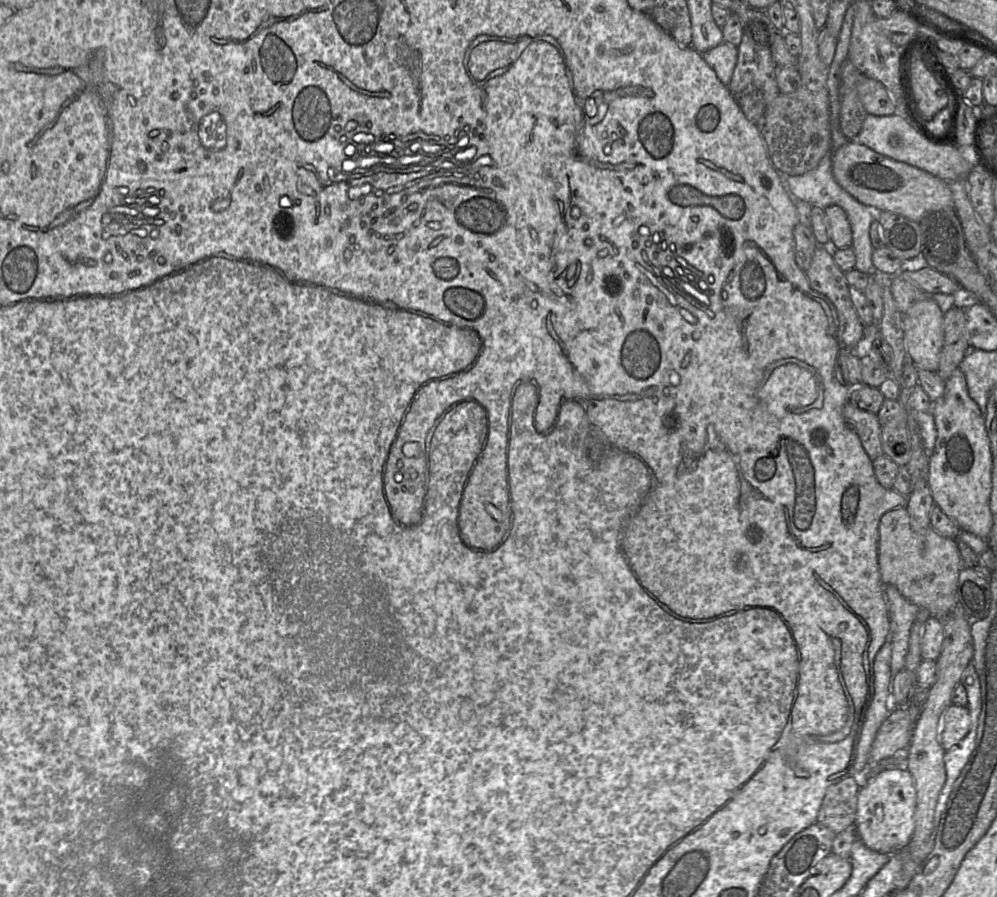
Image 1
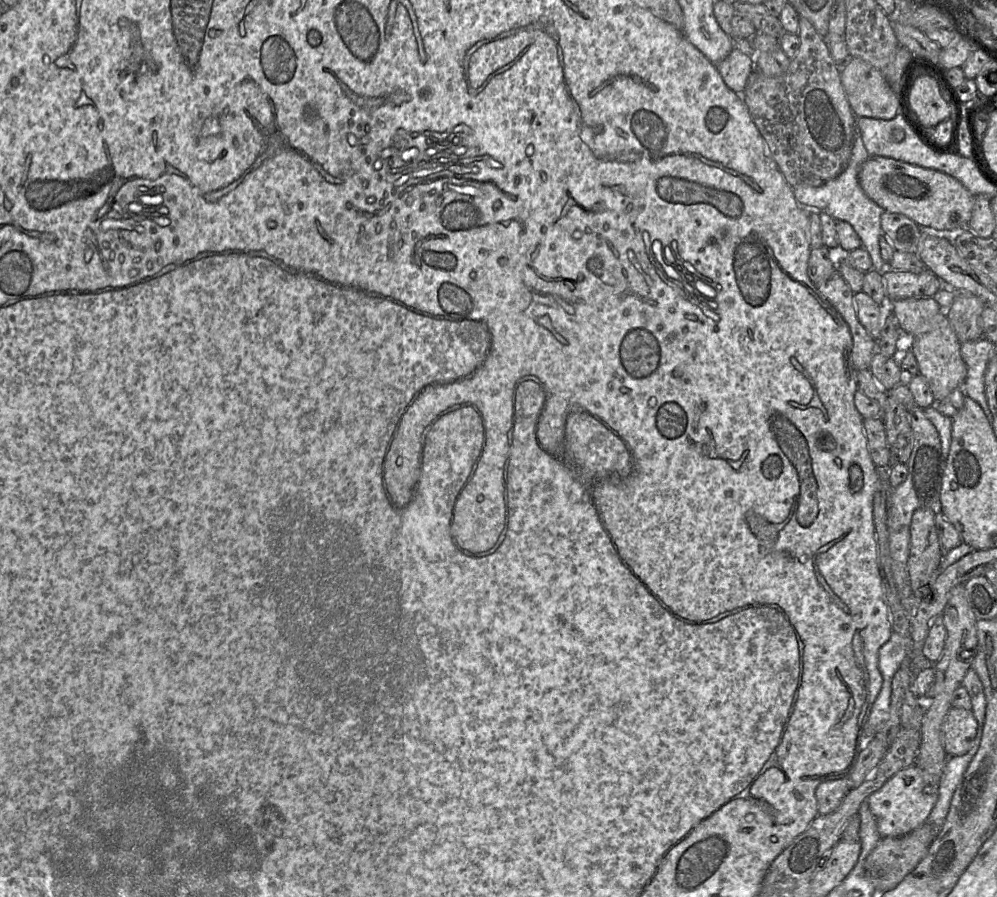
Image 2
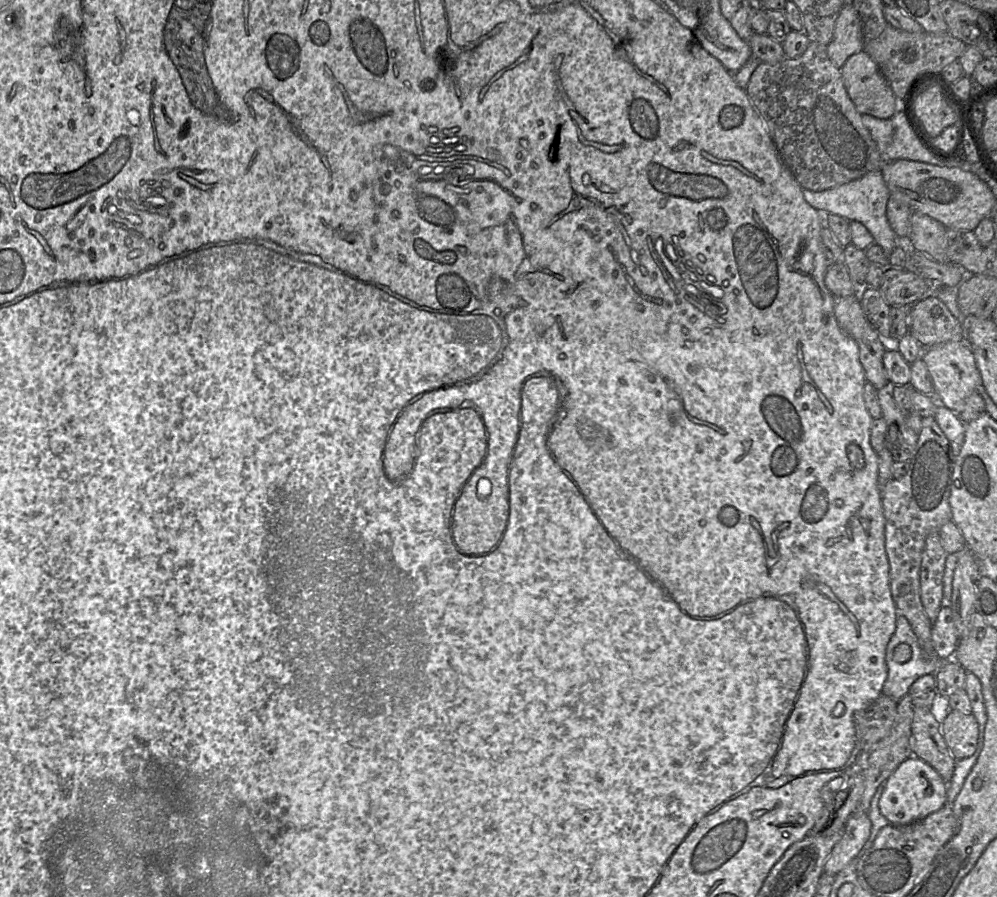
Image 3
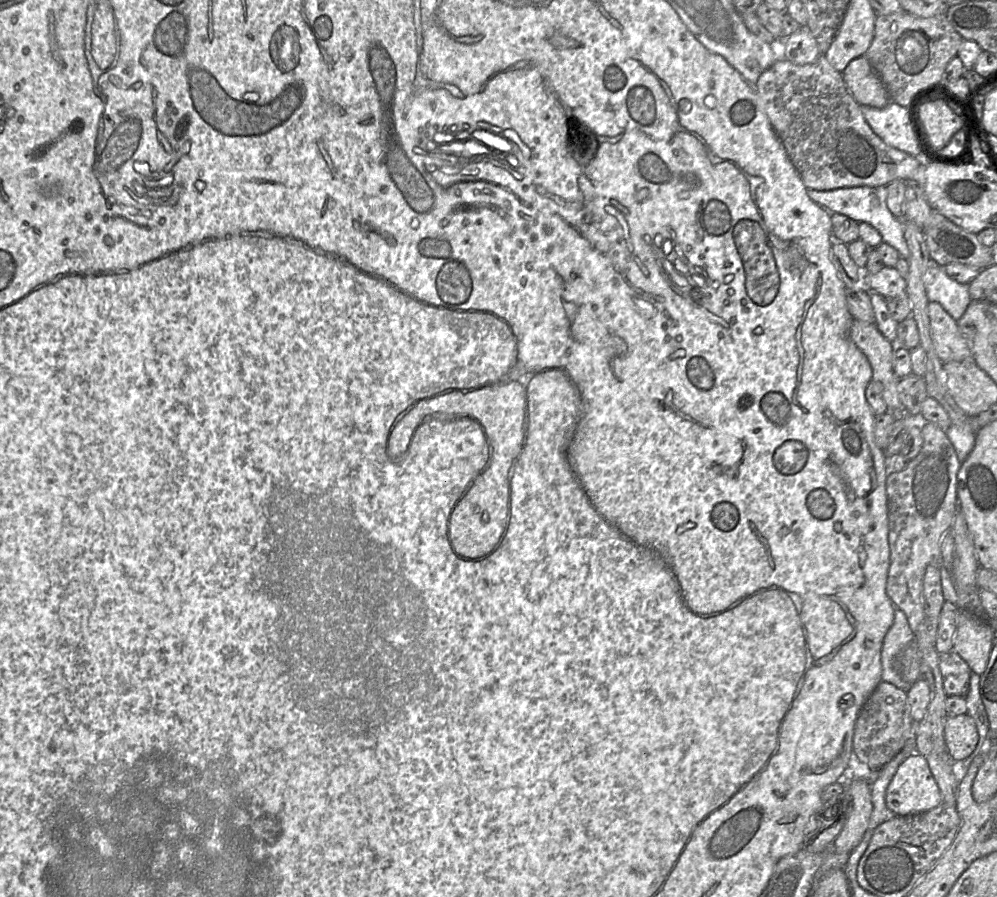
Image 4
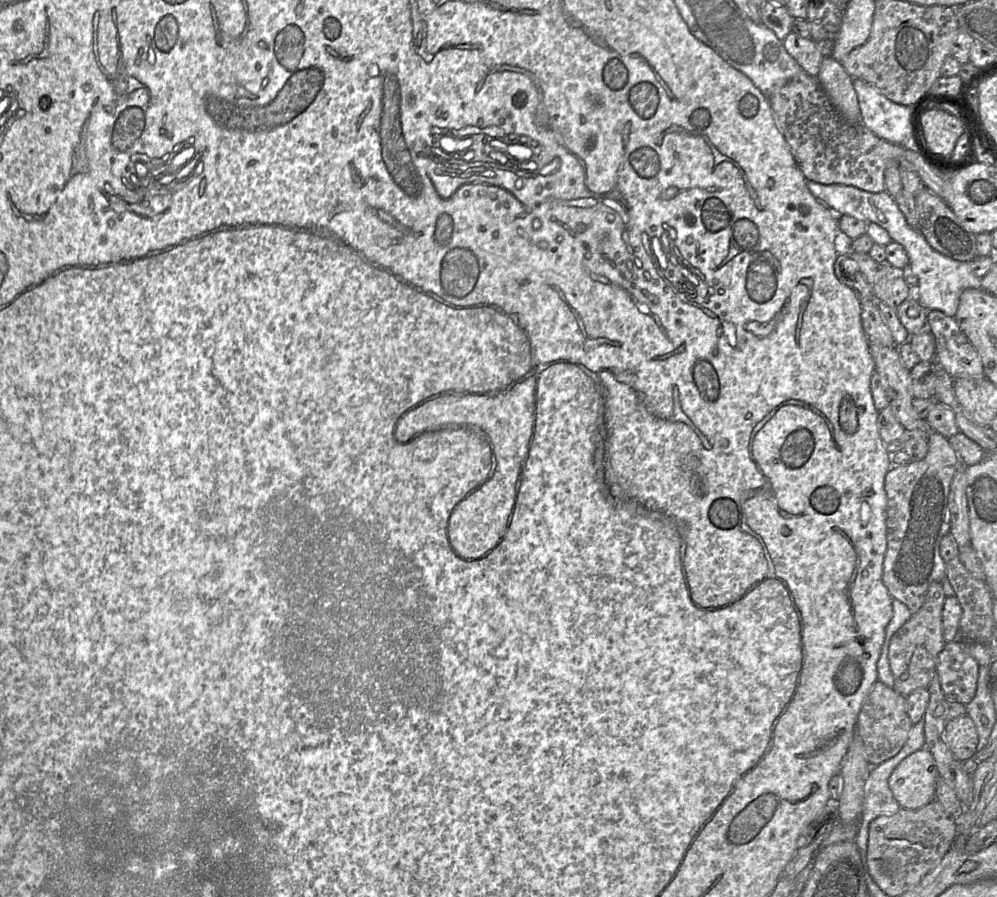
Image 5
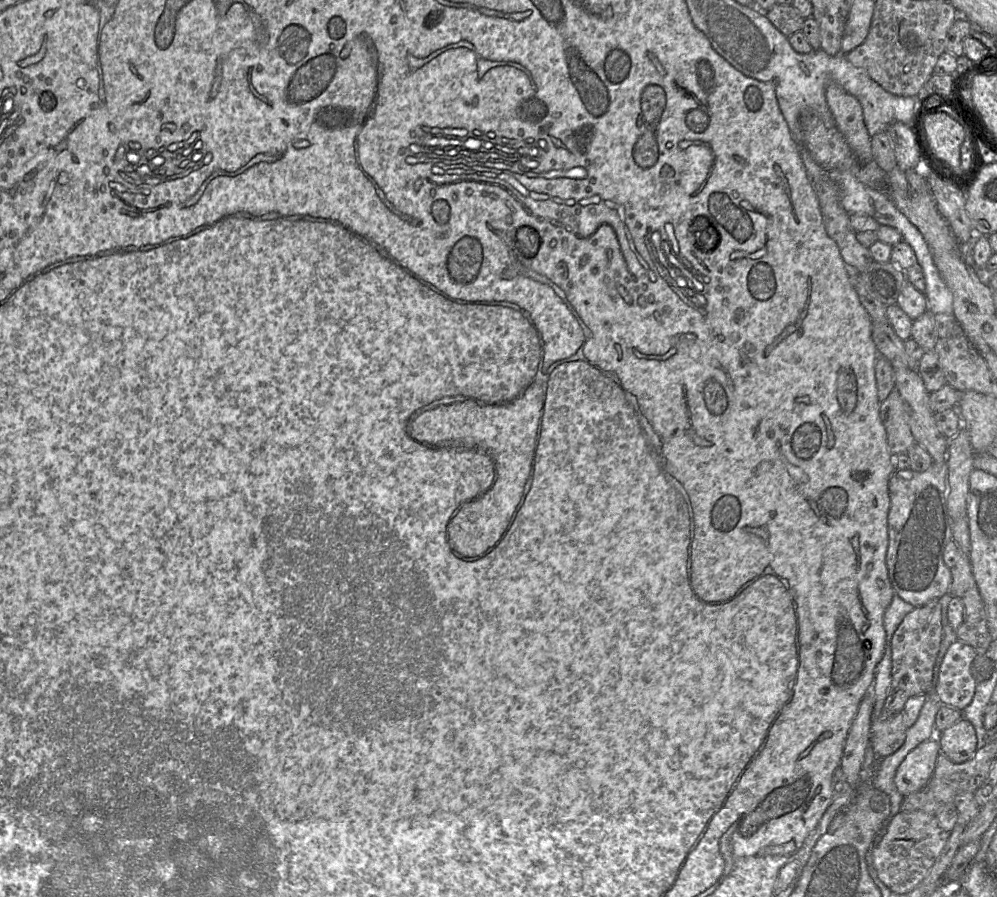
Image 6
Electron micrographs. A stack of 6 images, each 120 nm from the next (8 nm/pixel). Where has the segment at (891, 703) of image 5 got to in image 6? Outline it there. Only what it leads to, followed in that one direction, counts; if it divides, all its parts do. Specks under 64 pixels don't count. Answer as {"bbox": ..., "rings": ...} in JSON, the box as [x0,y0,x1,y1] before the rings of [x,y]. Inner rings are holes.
{"bbox":[870,712,908,758],"rings":[[[902,712],[889,718],[876,718],[871,723],[870,744],[879,758],[895,753],[905,742],[908,728]]]}

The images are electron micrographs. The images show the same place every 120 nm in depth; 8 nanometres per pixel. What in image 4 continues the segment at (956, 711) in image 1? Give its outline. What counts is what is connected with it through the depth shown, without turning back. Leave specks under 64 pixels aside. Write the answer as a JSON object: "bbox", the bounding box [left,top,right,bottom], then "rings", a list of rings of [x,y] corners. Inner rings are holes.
{"bbox":[944,714,979,761],"rings":[[[968,714],[948,715],[944,739],[950,757],[954,761],[964,761],[973,753],[979,741],[974,719]]]}

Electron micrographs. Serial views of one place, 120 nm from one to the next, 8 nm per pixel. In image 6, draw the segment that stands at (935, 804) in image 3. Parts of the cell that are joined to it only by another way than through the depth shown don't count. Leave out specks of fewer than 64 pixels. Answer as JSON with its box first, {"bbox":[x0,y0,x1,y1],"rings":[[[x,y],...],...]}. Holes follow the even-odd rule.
{"bbox":[895,736,941,797],"rings":[[[937,736],[924,741],[911,751],[898,767],[895,785],[905,797],[924,788],[930,781],[941,754]]]}

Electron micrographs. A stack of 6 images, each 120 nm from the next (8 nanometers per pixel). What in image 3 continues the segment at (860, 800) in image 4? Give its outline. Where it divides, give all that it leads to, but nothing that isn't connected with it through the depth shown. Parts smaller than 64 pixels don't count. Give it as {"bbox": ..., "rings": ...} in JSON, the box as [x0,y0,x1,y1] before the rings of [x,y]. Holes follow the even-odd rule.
{"bbox":[824,812,871,876],"rings":[[[854,812],[846,822],[841,839],[834,845],[824,865],[824,873],[836,876],[859,855],[871,832],[869,815]]]}

